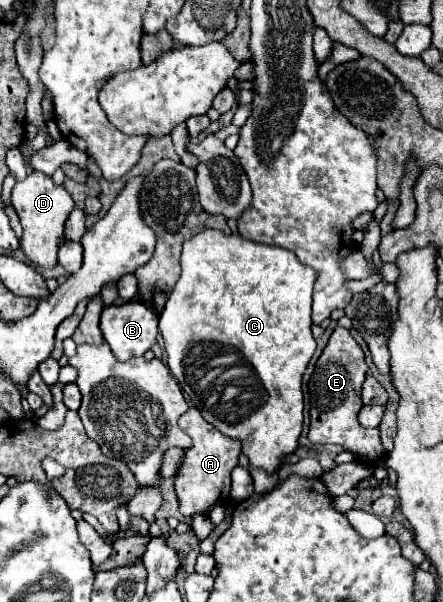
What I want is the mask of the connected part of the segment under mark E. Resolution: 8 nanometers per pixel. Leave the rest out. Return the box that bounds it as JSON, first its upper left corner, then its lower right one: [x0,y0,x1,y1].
[307,327,385,465]

